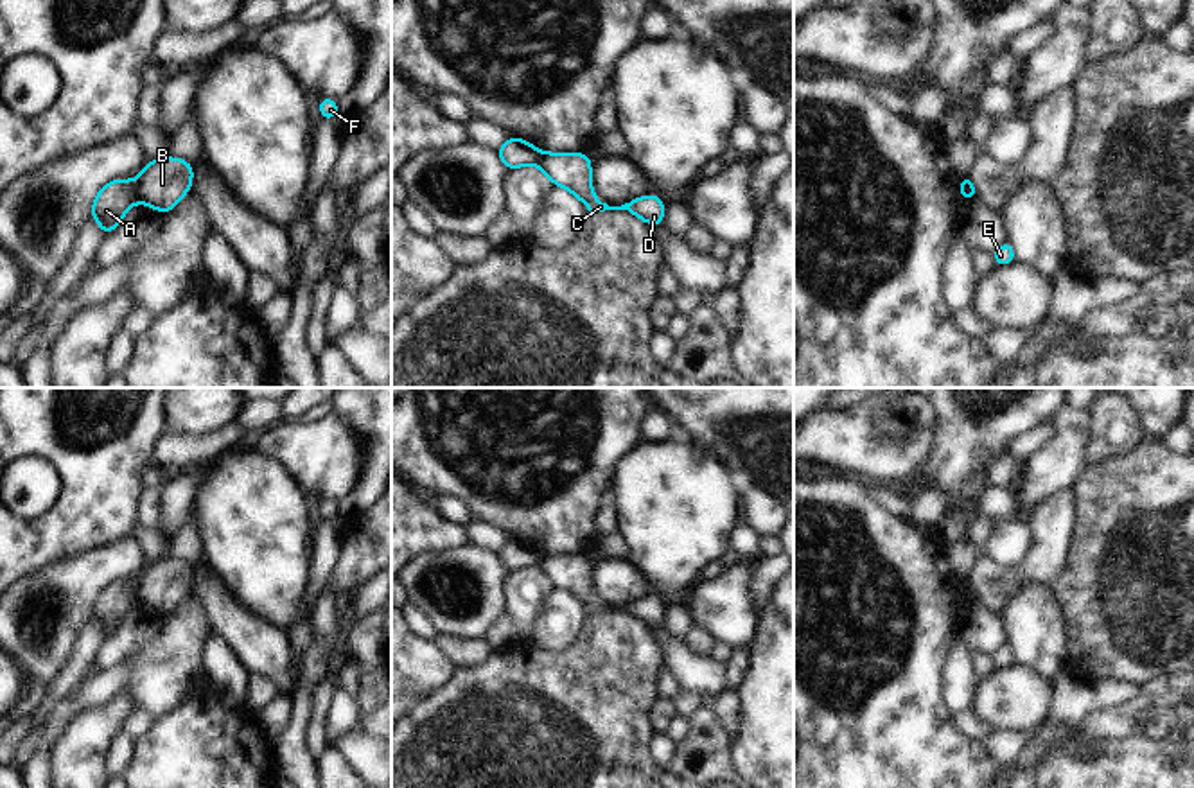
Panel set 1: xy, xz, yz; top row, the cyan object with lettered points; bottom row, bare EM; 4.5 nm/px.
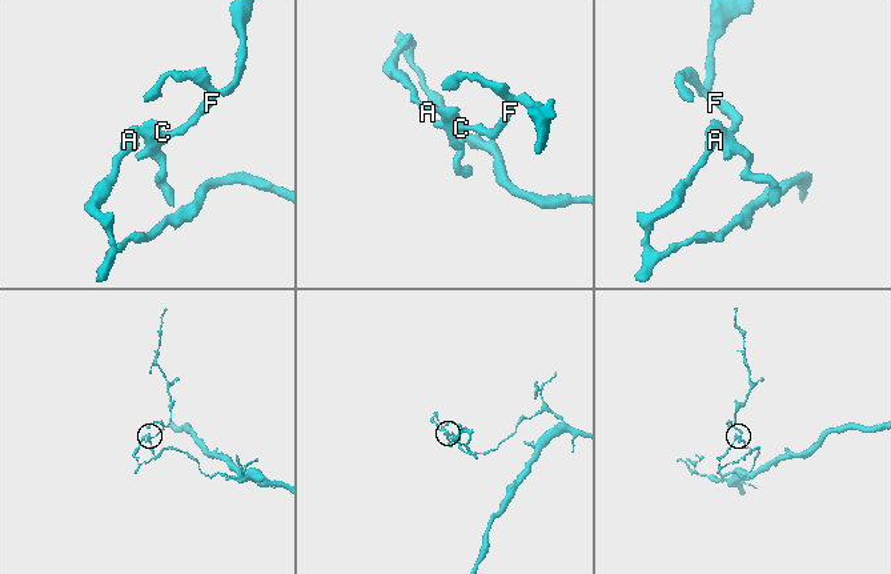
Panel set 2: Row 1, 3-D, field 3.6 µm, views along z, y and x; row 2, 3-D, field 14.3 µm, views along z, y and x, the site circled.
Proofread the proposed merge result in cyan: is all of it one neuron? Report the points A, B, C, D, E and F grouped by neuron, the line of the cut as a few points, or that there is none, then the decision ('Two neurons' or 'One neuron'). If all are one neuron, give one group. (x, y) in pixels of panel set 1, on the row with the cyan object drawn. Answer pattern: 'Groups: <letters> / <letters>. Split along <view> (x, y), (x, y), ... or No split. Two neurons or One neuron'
Groups: A / B C D E F. Split along xy (133, 183), (139, 200). Two neurons.

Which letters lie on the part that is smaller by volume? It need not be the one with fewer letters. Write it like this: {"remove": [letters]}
{"remove": ["B", "C", "D", "E", "F"]}

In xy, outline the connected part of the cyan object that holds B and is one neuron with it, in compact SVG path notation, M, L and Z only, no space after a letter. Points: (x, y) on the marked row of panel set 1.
M163 156L147 162L135 181L136 197L144 205L169 214L192 188L192 174L194 165L181 158Z

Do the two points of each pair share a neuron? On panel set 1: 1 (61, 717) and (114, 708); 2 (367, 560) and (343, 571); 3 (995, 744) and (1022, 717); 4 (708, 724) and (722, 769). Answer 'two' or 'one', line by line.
1: two
2: one
3: two
4: one

